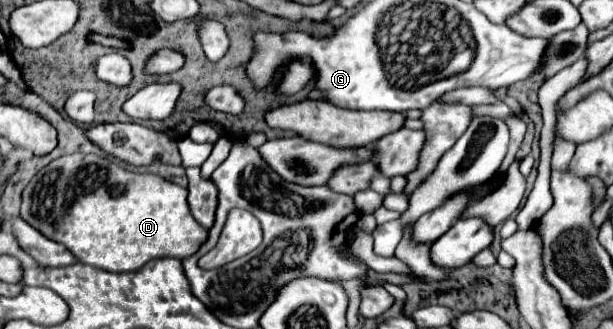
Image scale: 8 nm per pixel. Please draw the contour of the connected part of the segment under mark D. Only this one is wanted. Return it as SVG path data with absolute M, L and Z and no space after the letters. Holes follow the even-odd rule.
M69 154L53 160L39 170L23 190L21 218L53 242L63 244L81 264L89 264L107 272L133 272L153 258L179 258L197 252L207 230L195 222L187 206L187 190L167 182L155 174L135 174L119 168L109 158L97 154ZM51 172L57 174L53 184L51 208Z

